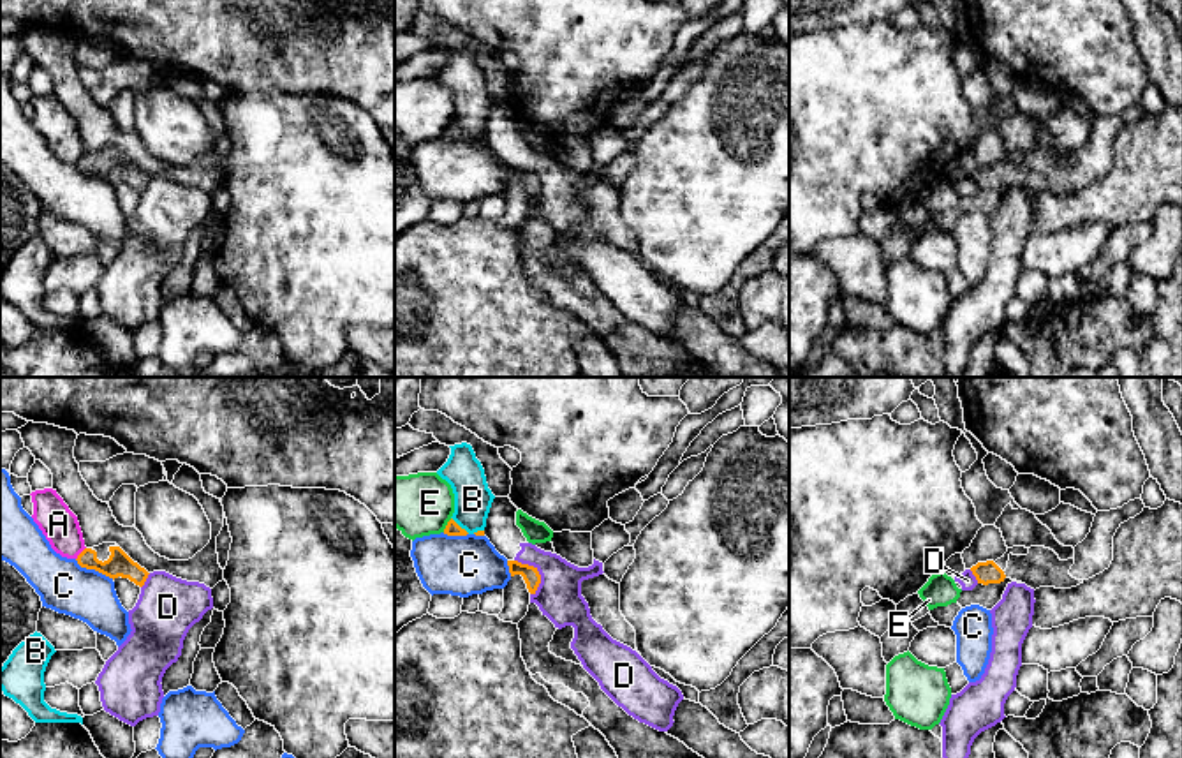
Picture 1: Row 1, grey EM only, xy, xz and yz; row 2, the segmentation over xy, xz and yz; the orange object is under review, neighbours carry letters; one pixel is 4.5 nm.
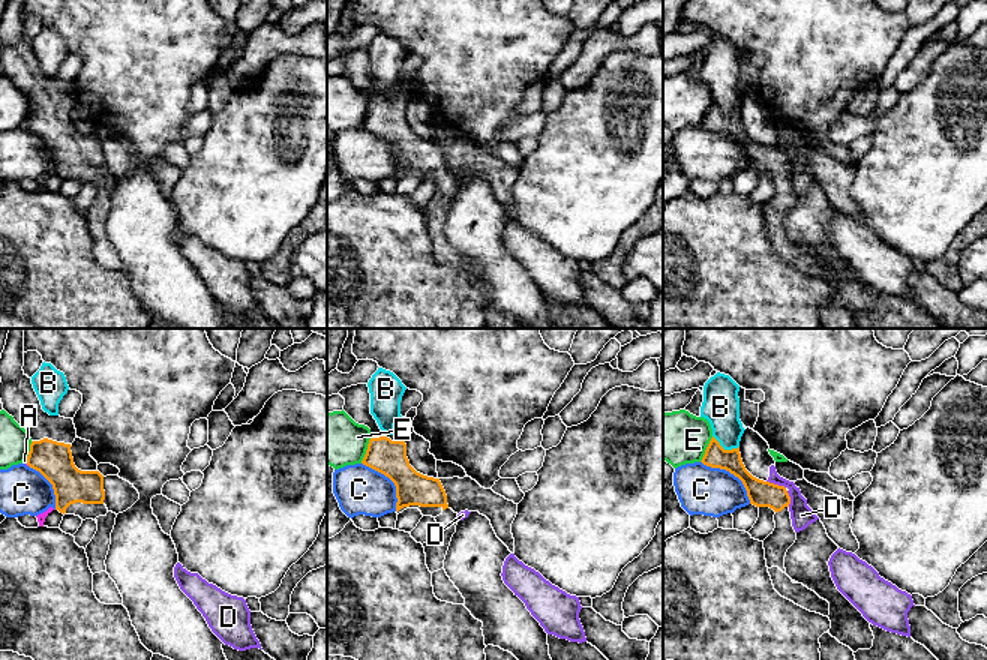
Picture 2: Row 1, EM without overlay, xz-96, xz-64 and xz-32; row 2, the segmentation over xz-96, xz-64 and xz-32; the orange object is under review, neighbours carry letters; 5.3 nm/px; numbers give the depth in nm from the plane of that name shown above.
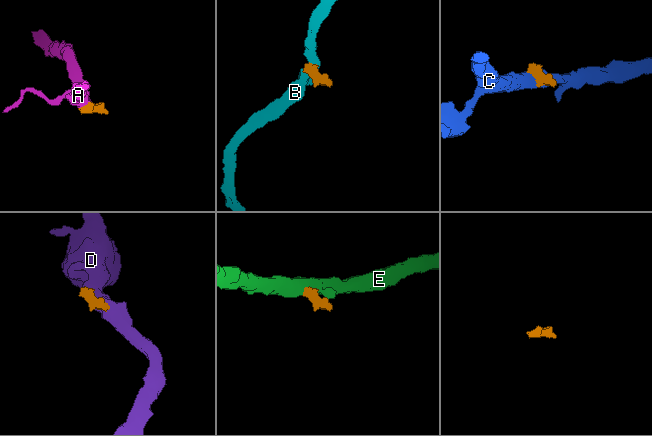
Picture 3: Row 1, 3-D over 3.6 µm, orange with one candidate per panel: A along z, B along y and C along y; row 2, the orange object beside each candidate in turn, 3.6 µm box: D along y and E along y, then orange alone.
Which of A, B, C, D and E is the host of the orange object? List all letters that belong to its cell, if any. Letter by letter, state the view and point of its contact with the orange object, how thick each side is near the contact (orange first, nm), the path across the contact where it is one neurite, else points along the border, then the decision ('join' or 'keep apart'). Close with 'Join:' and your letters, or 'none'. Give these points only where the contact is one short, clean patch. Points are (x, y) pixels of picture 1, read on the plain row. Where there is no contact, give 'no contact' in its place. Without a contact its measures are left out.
A: contact xy (80, 159); calibres 110 and 170 nm; border xy (85, 152), (76, 164); keep apart
B: contact xz (458, 131); calibres 60 and 180 nm; border xz (451, 122), (469, 138); keep apart
C: contact xy (94, 173); calibres 110 and 240 nm; border xy (74, 164), (81, 171), (94, 173), (113, 184); keep apart
D: contact xz (538, 177); calibres 80 and 200 nm; border xz (515, 164), (531, 170), (538, 177), (539, 191), (534, 200); keep apart
E: contact xz (446, 131); calibres 60 and 280 nm; border xz (451, 124), (443, 136); keep apart
Join: none

